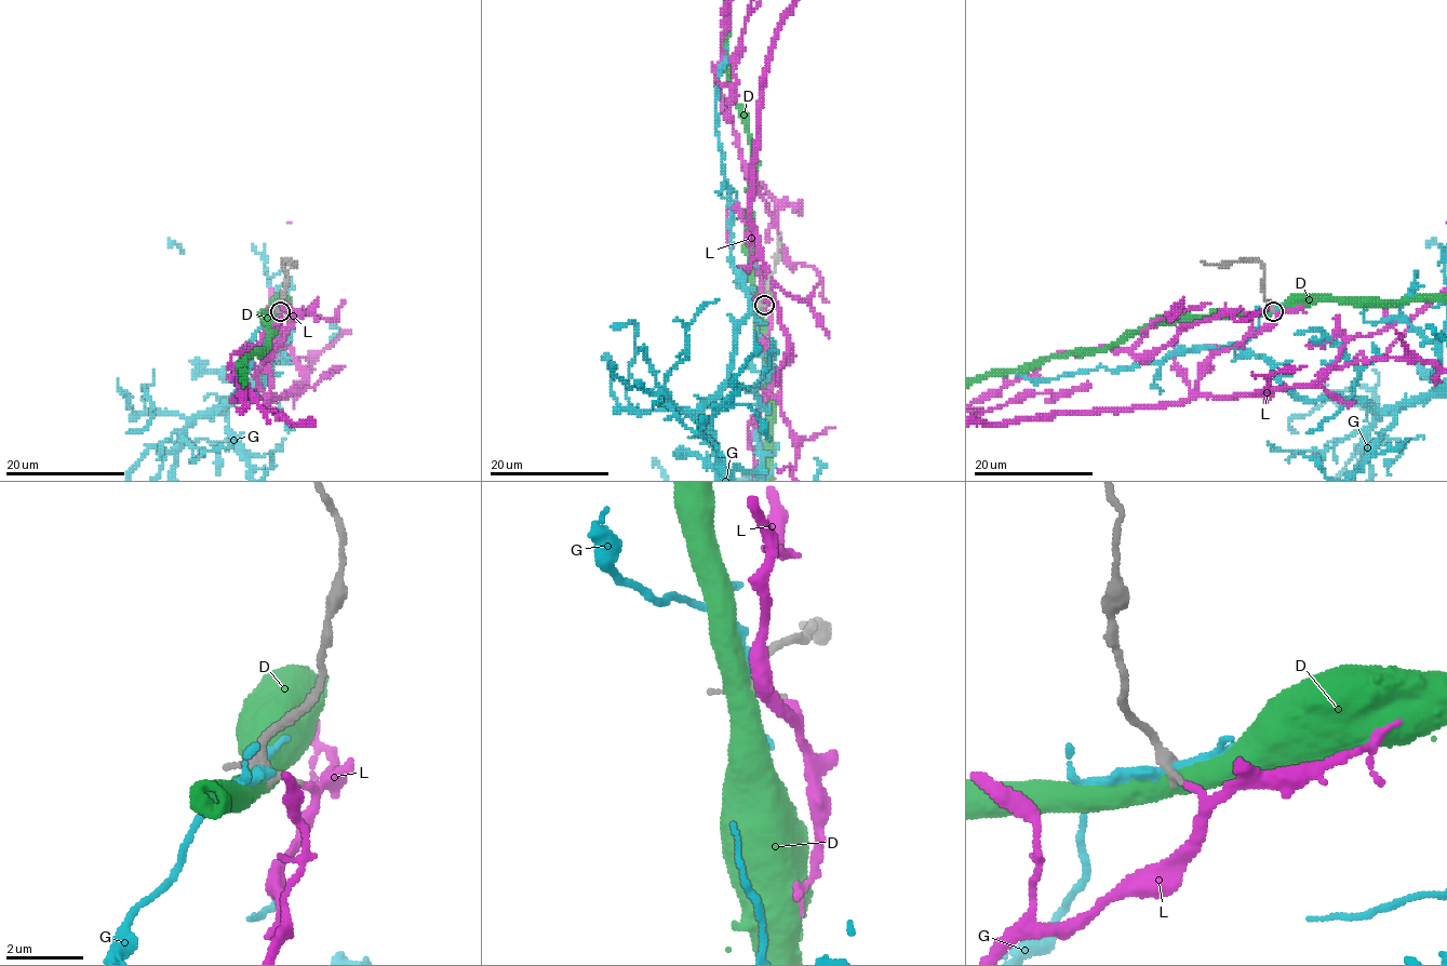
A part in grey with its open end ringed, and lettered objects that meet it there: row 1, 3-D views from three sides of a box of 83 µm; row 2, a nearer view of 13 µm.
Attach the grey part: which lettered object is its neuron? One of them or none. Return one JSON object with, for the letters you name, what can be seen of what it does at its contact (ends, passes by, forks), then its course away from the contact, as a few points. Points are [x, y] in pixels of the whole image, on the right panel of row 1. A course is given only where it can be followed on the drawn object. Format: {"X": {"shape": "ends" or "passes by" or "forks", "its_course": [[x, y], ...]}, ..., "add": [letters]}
{"L": {"shape": "passes by"}, "add": ["L"]}

